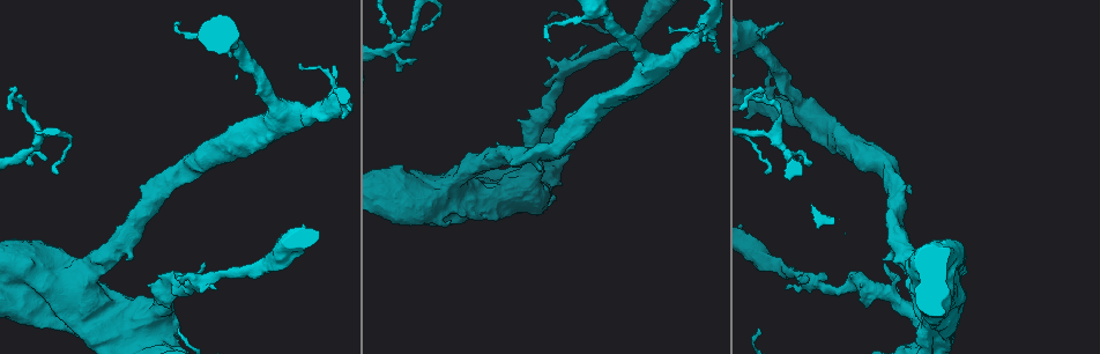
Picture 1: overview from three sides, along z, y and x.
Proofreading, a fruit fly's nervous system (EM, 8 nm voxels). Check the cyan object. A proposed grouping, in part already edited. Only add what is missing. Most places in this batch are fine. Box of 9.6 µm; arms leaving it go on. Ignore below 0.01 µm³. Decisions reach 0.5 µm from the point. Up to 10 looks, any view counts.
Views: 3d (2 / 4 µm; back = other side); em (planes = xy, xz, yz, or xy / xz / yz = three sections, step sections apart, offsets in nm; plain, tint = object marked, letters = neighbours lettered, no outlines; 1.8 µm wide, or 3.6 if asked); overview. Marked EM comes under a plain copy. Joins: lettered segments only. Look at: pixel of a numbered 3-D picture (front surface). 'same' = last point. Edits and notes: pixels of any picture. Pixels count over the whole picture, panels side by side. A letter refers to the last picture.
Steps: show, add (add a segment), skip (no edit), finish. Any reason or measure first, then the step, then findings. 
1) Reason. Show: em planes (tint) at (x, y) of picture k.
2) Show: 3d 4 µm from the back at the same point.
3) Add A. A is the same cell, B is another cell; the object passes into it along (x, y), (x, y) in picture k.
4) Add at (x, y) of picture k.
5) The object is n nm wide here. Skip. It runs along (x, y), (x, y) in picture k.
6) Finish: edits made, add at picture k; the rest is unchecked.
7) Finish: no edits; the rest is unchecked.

Free end. Show: em 3.6 µm yz step 16 (letters) at (809, 166) of picture 1.

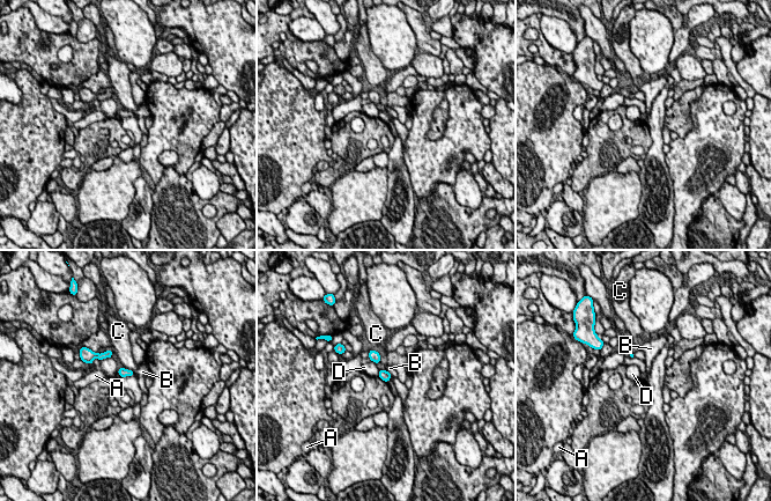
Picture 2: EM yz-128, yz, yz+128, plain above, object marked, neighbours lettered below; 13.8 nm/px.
Skip. A, B, C and D are other cells; a border runs along (386, 369), (392, 375) in picture 2; no lettered segment goes on from it.

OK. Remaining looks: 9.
An open end. Show: em planes (letters) at (782, 24) of picture 1.

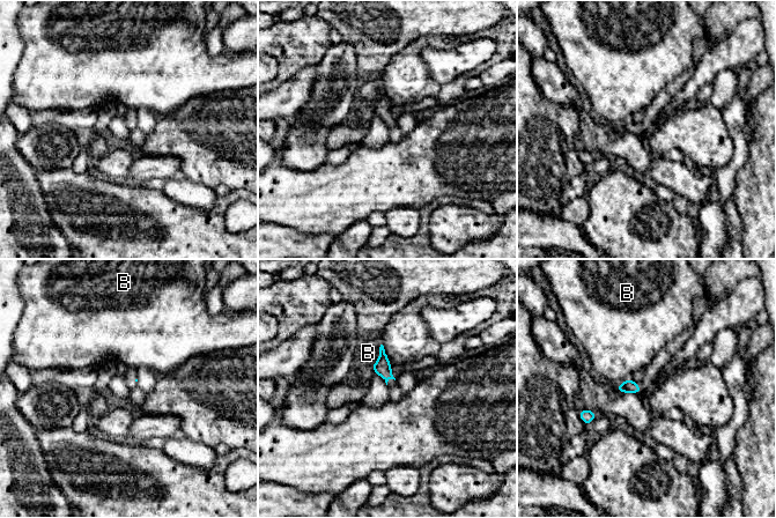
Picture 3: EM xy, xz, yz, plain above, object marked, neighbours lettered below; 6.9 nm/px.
Skip. B is another cell; a border runs along (381, 343), (378, 359), (370, 368) in picture 3; none of them fits.

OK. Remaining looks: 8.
Arms part here. Show: 3d 2 µm at (195, 283) of picture 1.

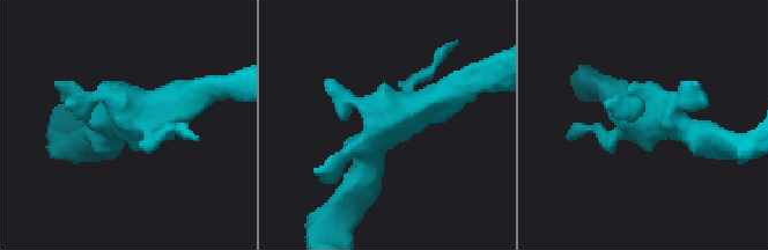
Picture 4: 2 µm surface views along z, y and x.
Shape alone is not enough. Show: em planes (letters) at (125, 115) of picture 4.

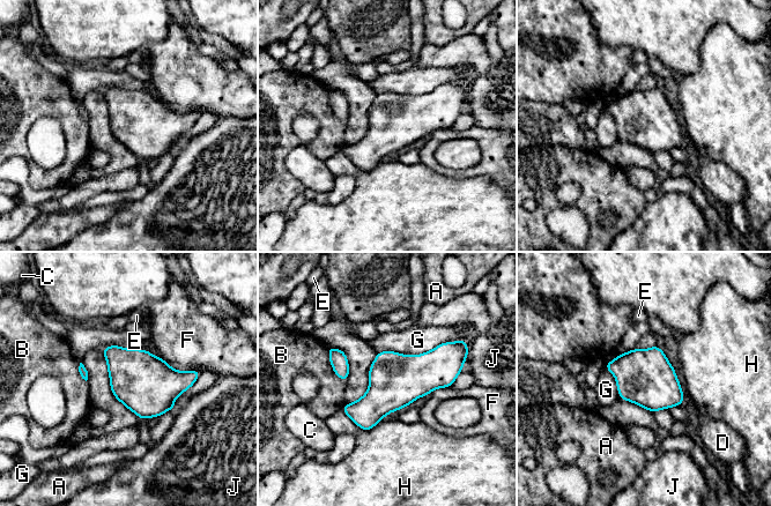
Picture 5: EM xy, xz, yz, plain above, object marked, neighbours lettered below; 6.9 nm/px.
The longest contact is with G, 550 nm. Skip. A, B, C, D, E, F, G, H and J are other cells; a border runs along (457, 340), (421, 354), (377, 354) in picture 5; no lettered segment goes on from it.

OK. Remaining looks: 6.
Calibre changes. Show: em 3.6 µm xz step 16 (tint) at (49, 284) of picture 1.

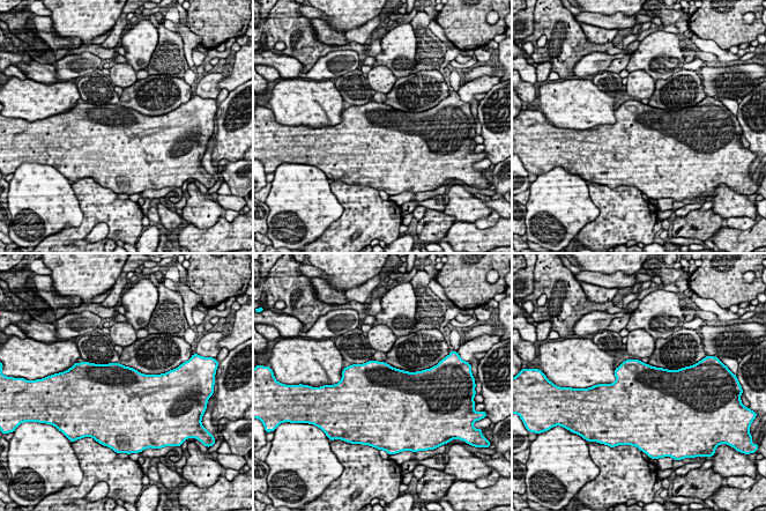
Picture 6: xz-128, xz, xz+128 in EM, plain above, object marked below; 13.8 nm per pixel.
Show: em 3.6 µm planes (letters) at the same point.

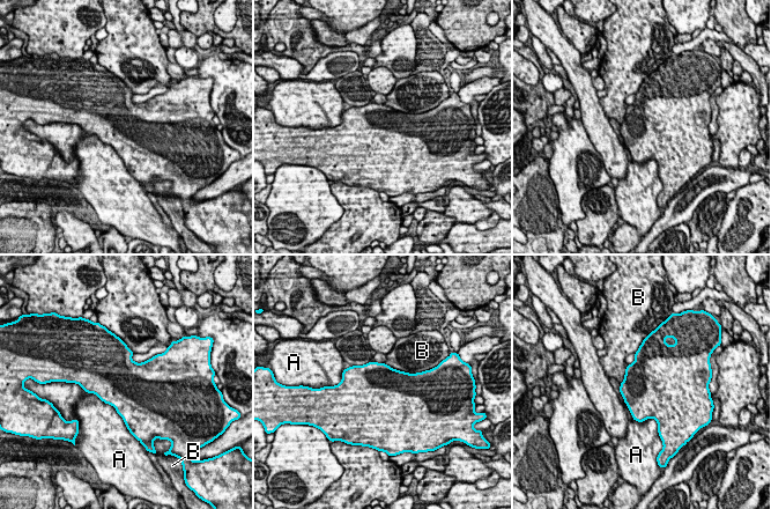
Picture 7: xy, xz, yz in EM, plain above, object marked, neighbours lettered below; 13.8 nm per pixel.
The longest contact is with A, 750 nm. Skip. A and B are other cells; a border runs along (384, 362), (400, 370), (421, 373) in picture 7; no lettered segment goes on from it.

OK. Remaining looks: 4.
Finish: no edits; the rest is unchecked.

